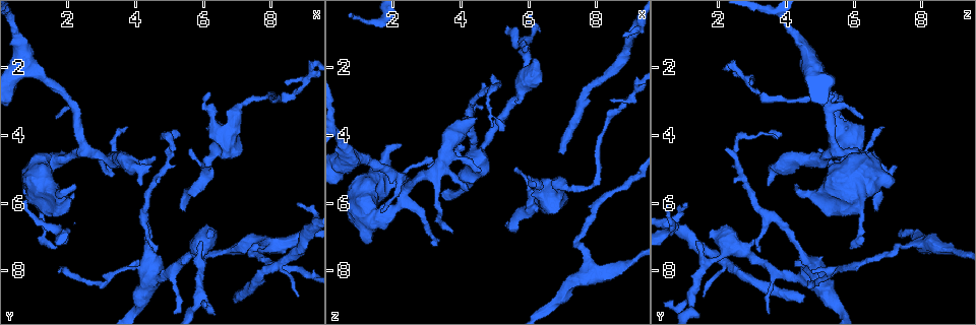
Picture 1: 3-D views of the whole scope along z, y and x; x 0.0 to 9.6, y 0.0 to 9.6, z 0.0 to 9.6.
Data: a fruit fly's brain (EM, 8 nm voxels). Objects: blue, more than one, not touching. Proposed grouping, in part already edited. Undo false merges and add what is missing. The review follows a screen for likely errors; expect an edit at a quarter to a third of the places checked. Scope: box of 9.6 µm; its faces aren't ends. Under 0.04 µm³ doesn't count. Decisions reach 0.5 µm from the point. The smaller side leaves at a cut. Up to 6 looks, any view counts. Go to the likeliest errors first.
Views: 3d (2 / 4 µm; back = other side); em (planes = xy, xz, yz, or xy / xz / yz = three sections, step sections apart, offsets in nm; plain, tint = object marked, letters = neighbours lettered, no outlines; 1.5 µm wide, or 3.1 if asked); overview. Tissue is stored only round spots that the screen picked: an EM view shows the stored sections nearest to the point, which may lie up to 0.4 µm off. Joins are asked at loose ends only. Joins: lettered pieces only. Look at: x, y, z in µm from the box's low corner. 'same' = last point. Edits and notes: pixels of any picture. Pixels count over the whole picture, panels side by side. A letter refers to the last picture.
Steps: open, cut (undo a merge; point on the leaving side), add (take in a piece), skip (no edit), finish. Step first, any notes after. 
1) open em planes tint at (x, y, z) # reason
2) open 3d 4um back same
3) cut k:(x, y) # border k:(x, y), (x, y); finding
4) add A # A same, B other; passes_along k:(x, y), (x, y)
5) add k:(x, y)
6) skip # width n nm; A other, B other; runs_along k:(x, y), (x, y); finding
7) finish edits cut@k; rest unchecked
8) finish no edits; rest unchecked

open em planes letters at (5.45, 6.25, 6.70) # an open end

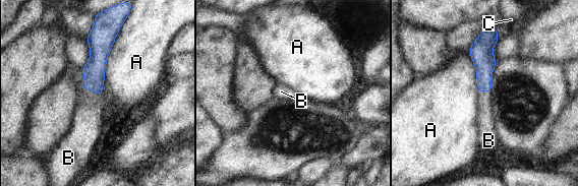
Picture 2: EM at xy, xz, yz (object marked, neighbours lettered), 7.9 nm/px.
add B # A other, B same, C other; passes_along 2:(94, 78), (92, 90), (88, 121); the neuron continues

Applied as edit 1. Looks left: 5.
open 3d 2um at (6.85, 8.85, 4.45) # long arm stops here

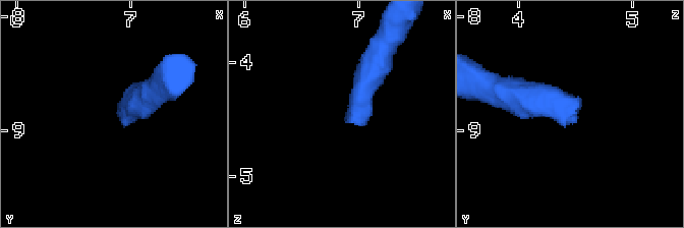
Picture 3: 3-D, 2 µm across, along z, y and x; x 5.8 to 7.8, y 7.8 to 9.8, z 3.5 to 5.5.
open em xz step 4 tint at (6.90, 8.86, 4.48)

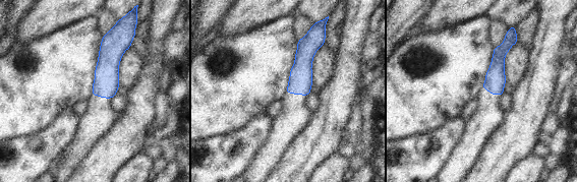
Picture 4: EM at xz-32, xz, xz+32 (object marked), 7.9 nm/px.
open em xz step 4 letters same # see the neighbours

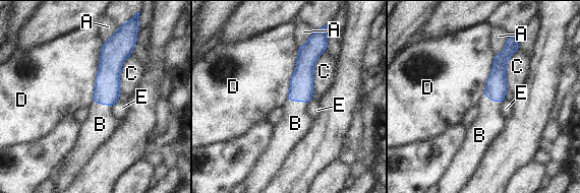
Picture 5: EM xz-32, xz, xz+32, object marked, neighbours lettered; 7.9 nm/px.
add B # A other, B same, C other, D other, E other; passes_along 5:(301, 87), (297, 101), (295, 123); the neuron continues

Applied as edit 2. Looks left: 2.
open em planes letters at (8.40, 2.50, 2.95) # free end

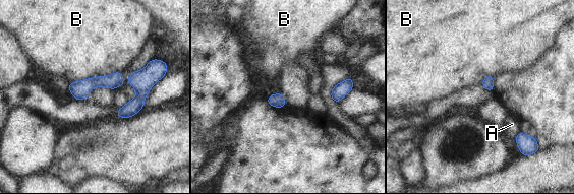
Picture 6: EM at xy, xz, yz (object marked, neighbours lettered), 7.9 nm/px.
skip # longest_contact B 420 nm; A other, B other; border 6:(120, 71), (69, 83); no lettered piece goes on from it

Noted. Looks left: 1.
finish edits add@2, add@5; rest unchecked

